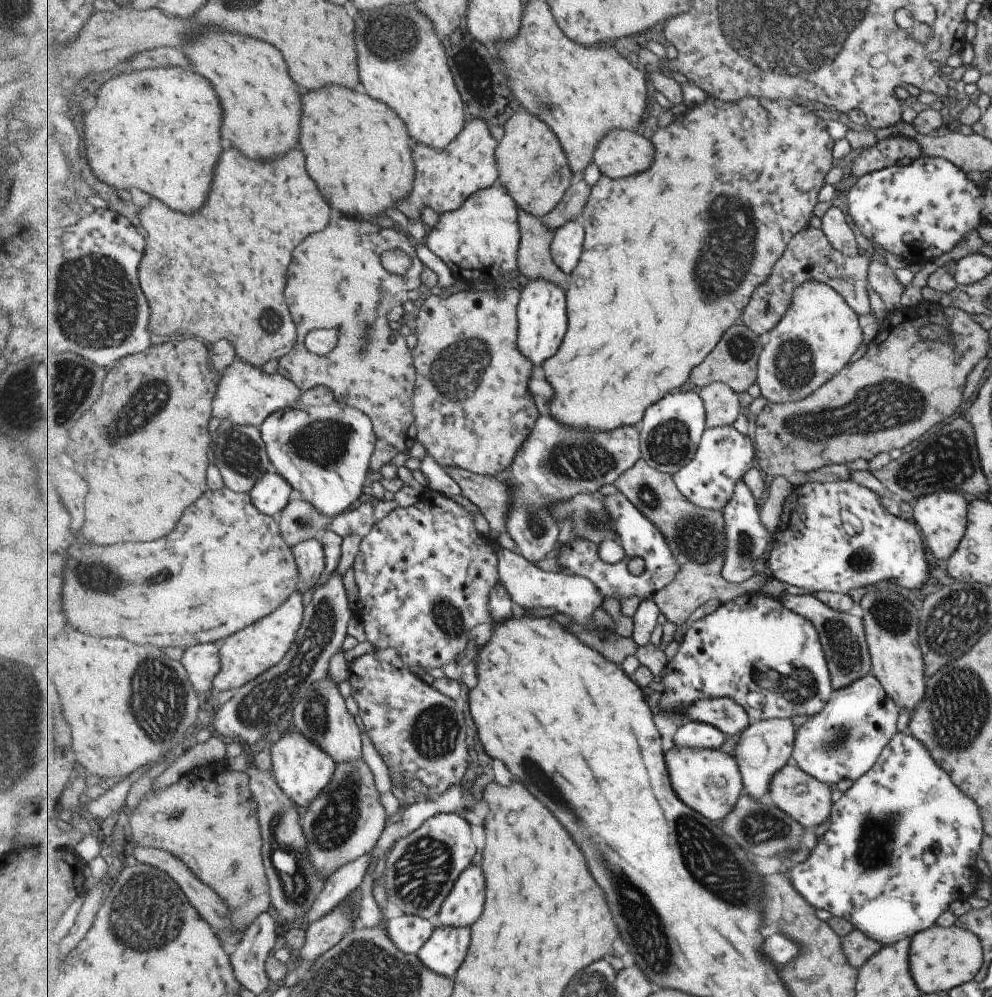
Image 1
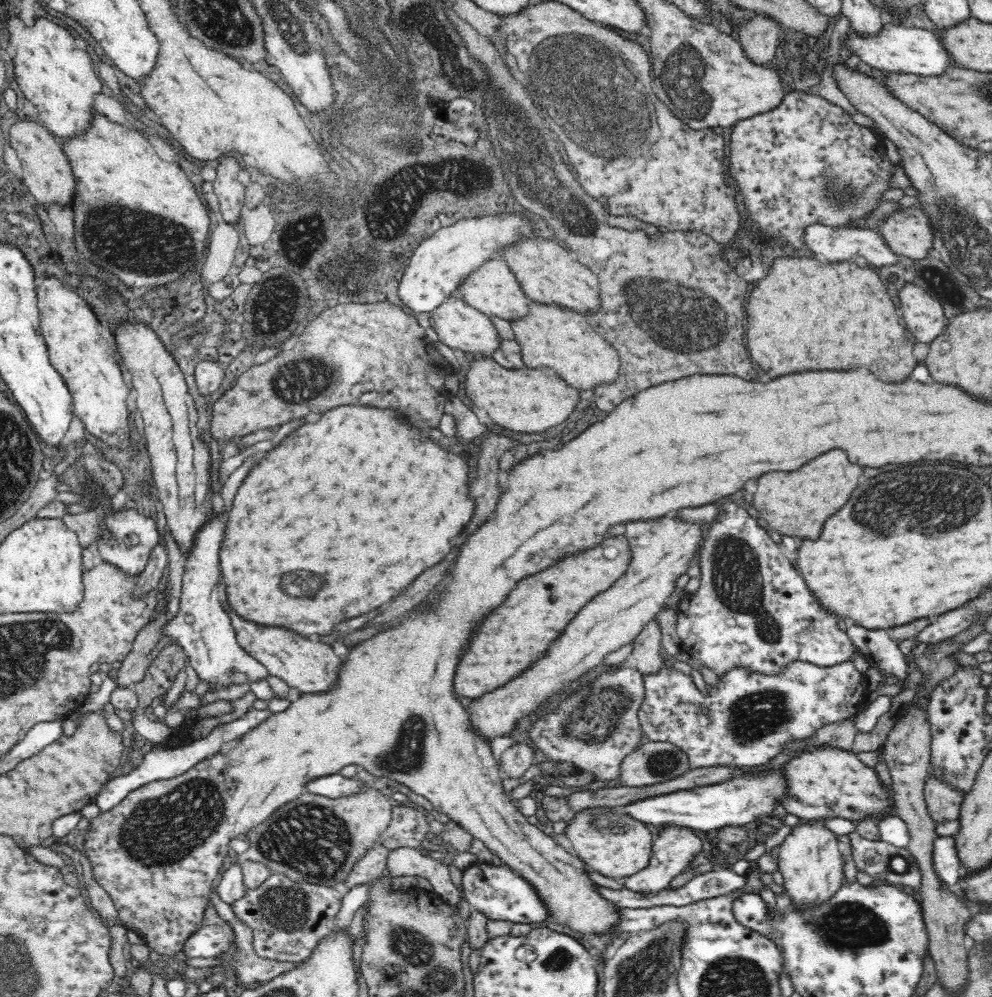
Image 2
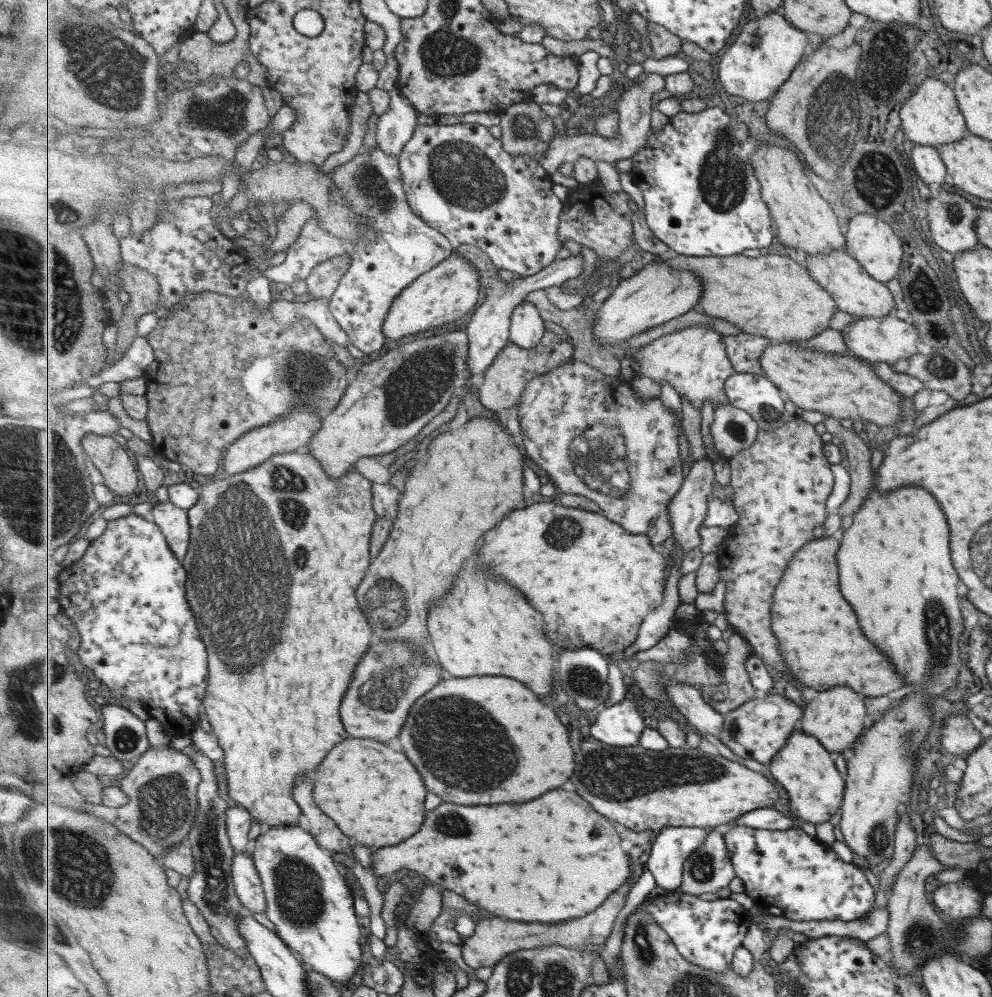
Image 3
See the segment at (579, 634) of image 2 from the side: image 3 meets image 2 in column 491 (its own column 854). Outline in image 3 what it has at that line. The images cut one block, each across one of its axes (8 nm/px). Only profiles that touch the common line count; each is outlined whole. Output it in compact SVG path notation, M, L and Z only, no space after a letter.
M829 688L827 692L811 693L805 702L801 730L808 736L817 738L829 752L841 753L853 742L853 738L863 728L865 708L863 700L849 688Z

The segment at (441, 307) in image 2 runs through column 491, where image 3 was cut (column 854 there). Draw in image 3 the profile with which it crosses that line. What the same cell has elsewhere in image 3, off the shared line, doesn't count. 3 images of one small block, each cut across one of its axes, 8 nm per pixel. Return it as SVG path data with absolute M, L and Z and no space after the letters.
M887 314L881 317L857 317L849 325L845 325L840 332L845 346L849 348L853 356L868 363L885 363L892 365L899 358L903 360L911 355L923 351L920 338L915 326L907 320L900 320L895 315Z

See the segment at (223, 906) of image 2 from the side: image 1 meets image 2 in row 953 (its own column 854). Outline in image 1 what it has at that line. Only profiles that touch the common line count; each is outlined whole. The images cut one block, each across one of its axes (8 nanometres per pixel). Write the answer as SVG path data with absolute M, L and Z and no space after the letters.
M829 208L821 220L821 232L829 245L840 254L854 256L858 255L858 246L855 242L855 234L851 232L845 214L839 208Z

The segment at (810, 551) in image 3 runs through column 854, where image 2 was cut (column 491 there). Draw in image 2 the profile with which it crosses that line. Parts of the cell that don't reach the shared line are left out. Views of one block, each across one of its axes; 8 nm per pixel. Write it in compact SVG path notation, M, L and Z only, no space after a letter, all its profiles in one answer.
M625 535L604 540L598 548L588 549L580 556L560 560L556 566L528 576L516 584L510 598L490 614L478 628L472 644L458 664L454 690L460 696L477 699L482 692L492 692L498 684L506 684L510 676L530 668L546 648L564 632L566 624L598 594L611 588L628 568L631 548Z

